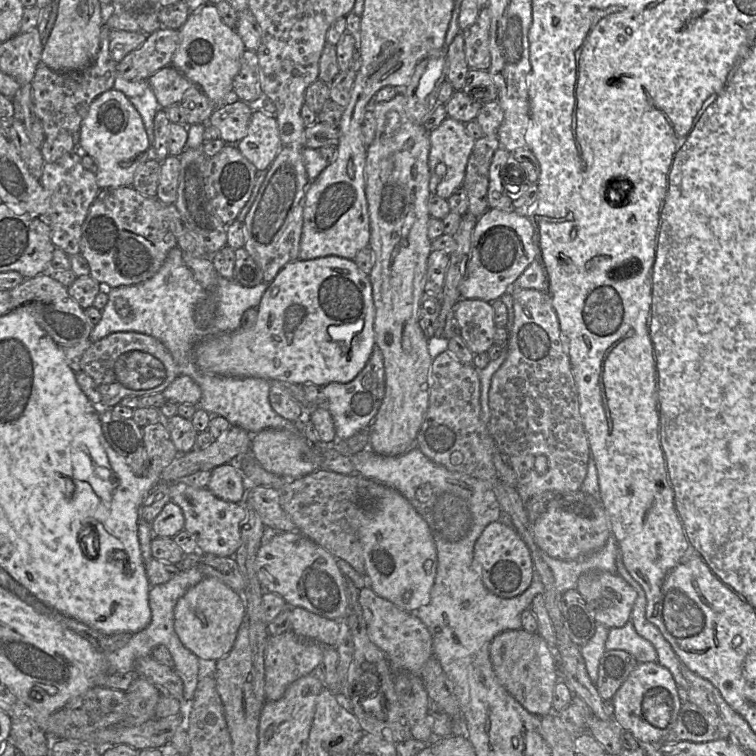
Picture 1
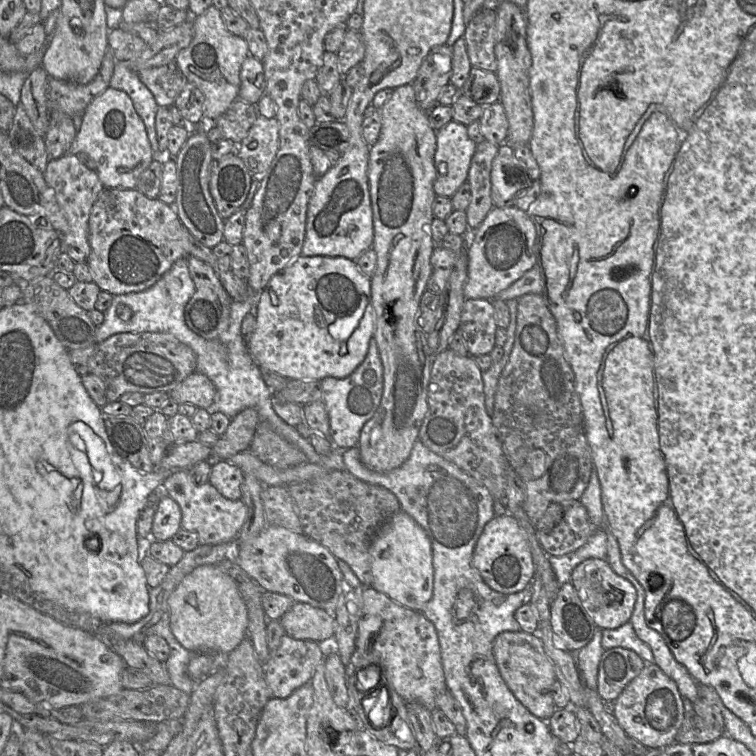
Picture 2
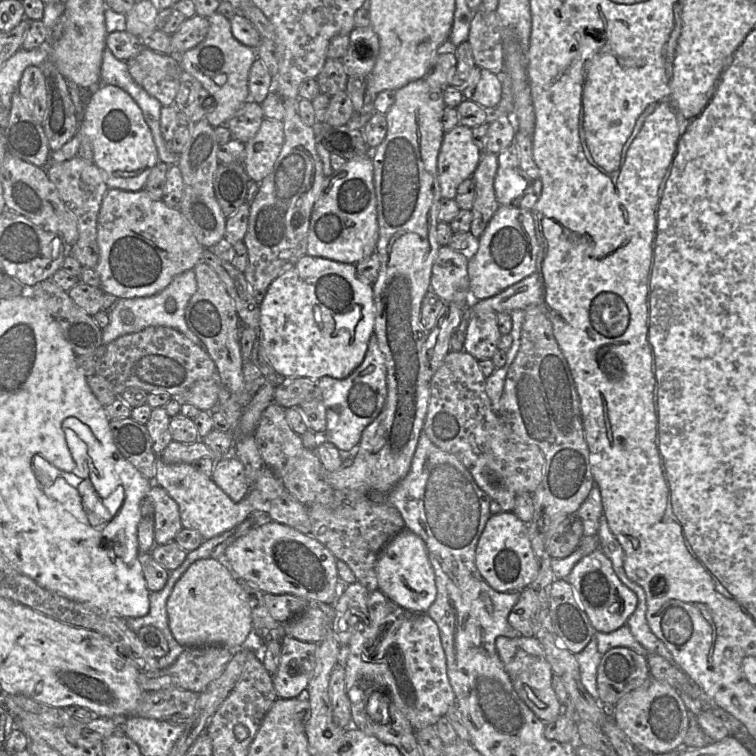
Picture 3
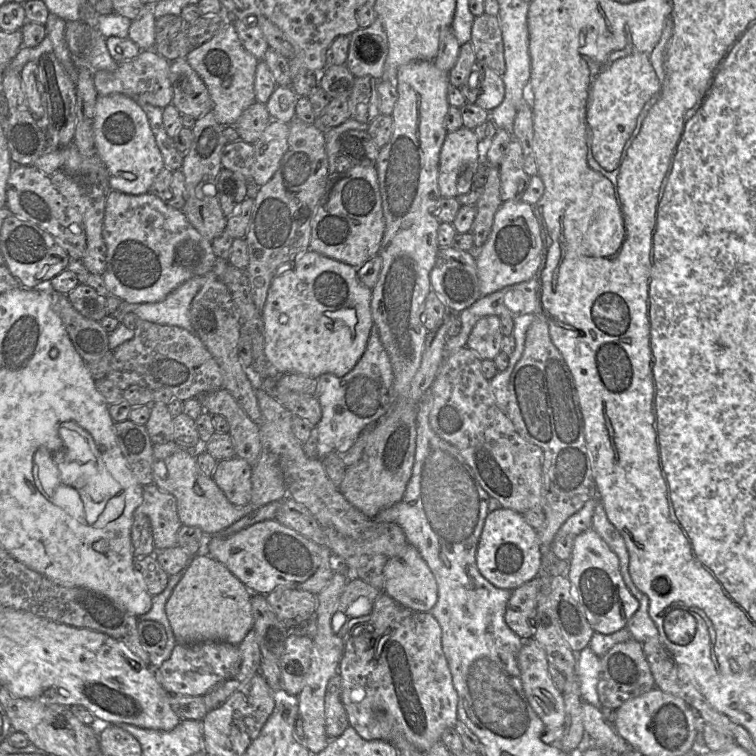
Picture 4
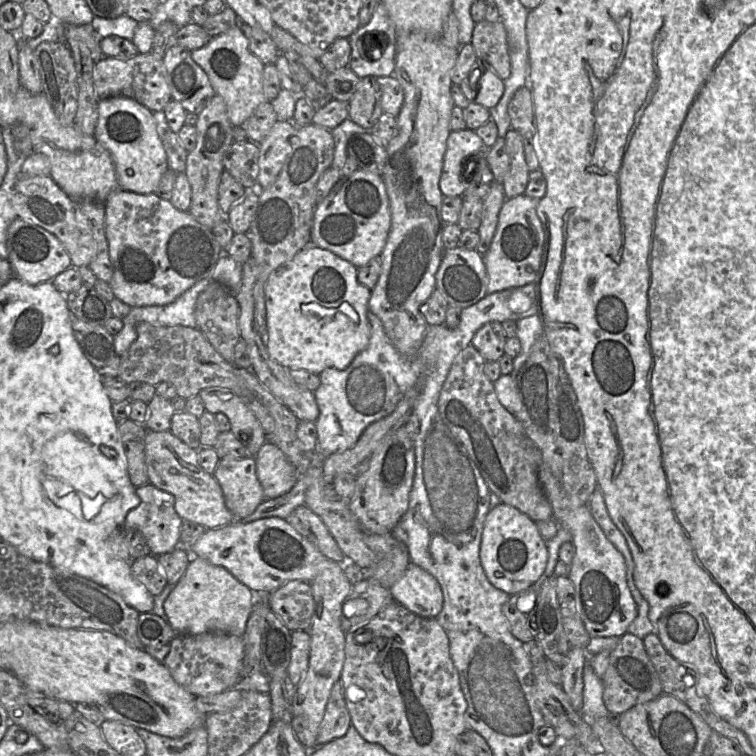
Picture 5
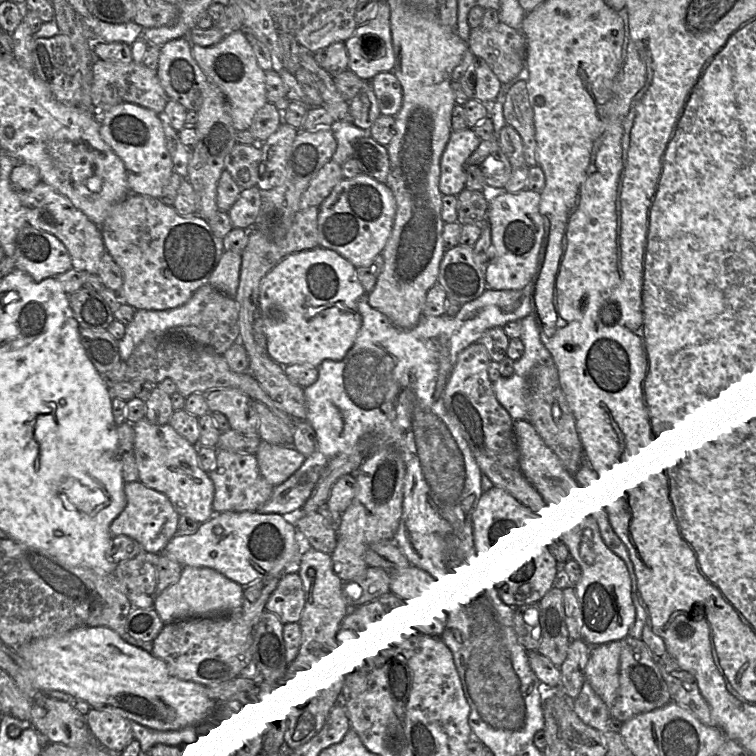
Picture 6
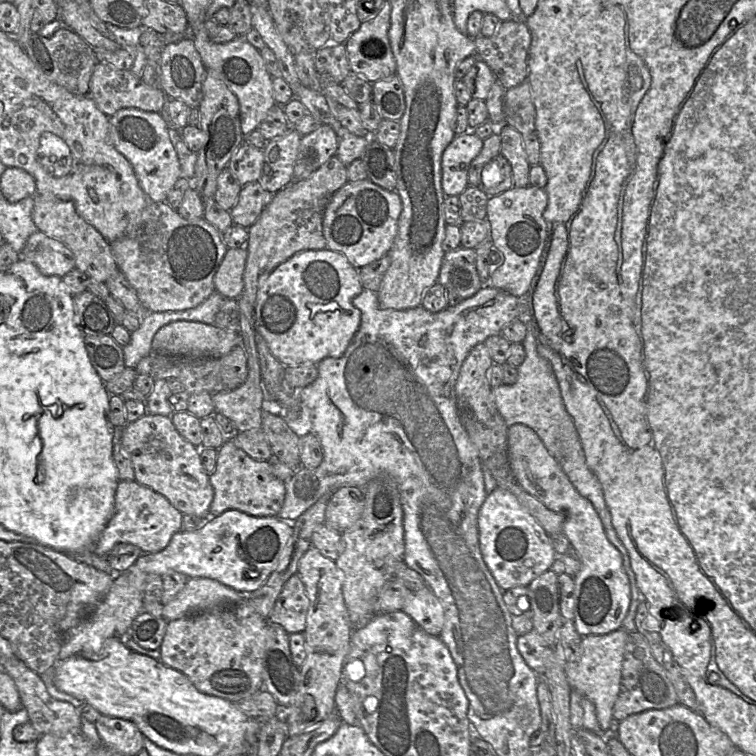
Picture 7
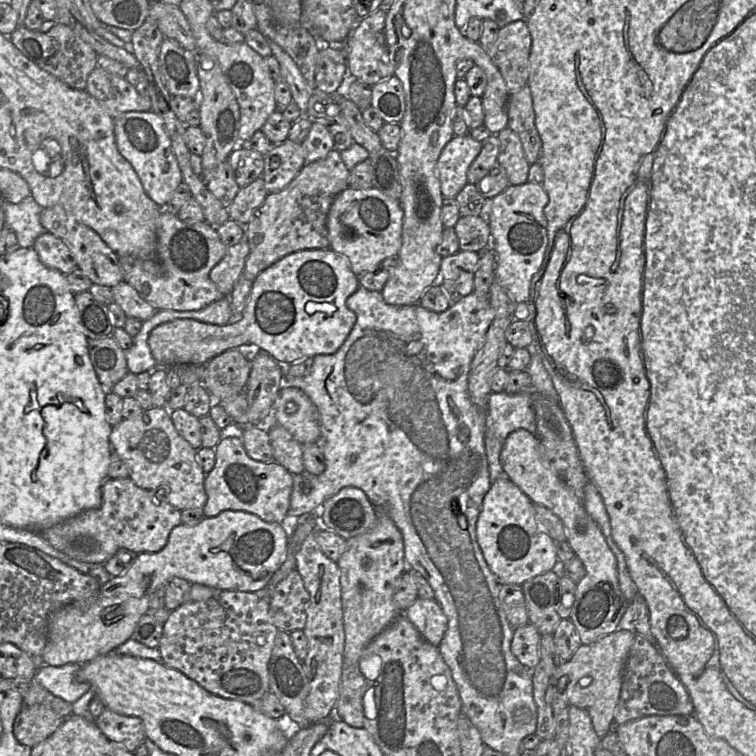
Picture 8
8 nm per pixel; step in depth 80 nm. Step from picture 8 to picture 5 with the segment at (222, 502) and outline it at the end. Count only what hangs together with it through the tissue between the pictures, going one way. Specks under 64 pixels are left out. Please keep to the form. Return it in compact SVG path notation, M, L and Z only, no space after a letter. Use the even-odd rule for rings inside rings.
M254 456L221 458L213 476L219 483L225 505L235 520L251 515L265 499L257 478Z

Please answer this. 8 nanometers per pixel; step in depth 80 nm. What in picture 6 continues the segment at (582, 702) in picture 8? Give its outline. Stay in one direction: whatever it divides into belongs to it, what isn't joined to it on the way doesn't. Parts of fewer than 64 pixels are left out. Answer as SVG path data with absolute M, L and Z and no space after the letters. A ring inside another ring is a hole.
M618 640L590 645L584 667L585 680L611 708L619 690L621 642Z

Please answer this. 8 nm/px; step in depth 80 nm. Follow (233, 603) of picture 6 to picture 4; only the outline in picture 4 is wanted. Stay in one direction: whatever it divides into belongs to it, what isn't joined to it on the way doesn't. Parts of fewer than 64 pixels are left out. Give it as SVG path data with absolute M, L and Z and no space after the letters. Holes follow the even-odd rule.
M196 554L165 605L178 643L222 641L240 645L253 629L252 592L229 569L208 554Z

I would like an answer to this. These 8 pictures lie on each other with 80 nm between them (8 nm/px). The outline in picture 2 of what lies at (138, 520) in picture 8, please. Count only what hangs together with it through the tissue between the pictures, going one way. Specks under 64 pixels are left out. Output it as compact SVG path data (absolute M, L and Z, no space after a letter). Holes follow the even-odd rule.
M164 494L153 518L152 540L171 540L181 528L181 518L180 506L169 495Z

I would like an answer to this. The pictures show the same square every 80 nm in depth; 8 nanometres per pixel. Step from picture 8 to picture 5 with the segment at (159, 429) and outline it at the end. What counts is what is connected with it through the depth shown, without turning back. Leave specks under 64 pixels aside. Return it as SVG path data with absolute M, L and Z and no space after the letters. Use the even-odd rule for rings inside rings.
M171 430L147 431L145 436L145 462L149 483L172 494L175 510L182 520L198 523L206 529L227 526L235 520L227 509L222 489L213 474L207 473L199 463L198 450L190 448Z

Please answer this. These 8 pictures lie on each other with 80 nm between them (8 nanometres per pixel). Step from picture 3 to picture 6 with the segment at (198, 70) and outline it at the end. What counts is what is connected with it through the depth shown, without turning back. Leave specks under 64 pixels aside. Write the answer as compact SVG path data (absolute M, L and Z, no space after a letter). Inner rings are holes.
M236 31L210 47L192 45L192 56L207 76L209 82L216 84L227 97L236 130L248 130L255 114L268 100L266 71L259 66L252 46L242 31Z

